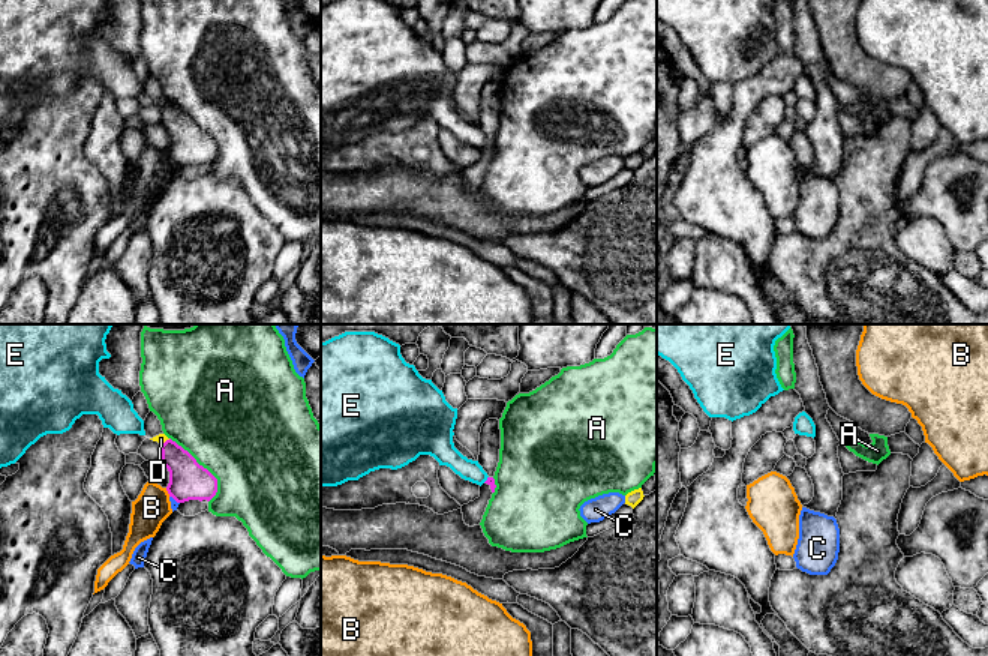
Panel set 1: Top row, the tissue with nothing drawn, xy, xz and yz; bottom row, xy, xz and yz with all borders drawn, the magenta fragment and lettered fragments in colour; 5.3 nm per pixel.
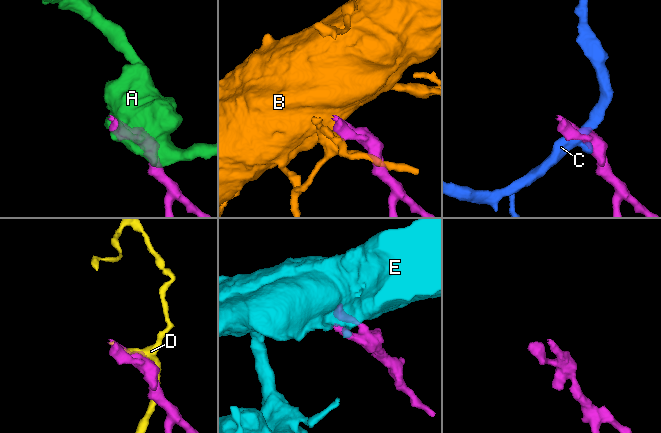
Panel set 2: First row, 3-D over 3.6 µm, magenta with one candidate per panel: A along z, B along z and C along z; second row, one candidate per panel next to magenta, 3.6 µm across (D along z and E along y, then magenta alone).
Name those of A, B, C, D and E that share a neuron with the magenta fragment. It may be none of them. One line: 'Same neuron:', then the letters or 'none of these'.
Same neuron: E

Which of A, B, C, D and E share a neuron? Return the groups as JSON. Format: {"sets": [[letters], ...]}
{"sets": [["A"], ["B"], ["C"], ["D"], ["E"]]}

